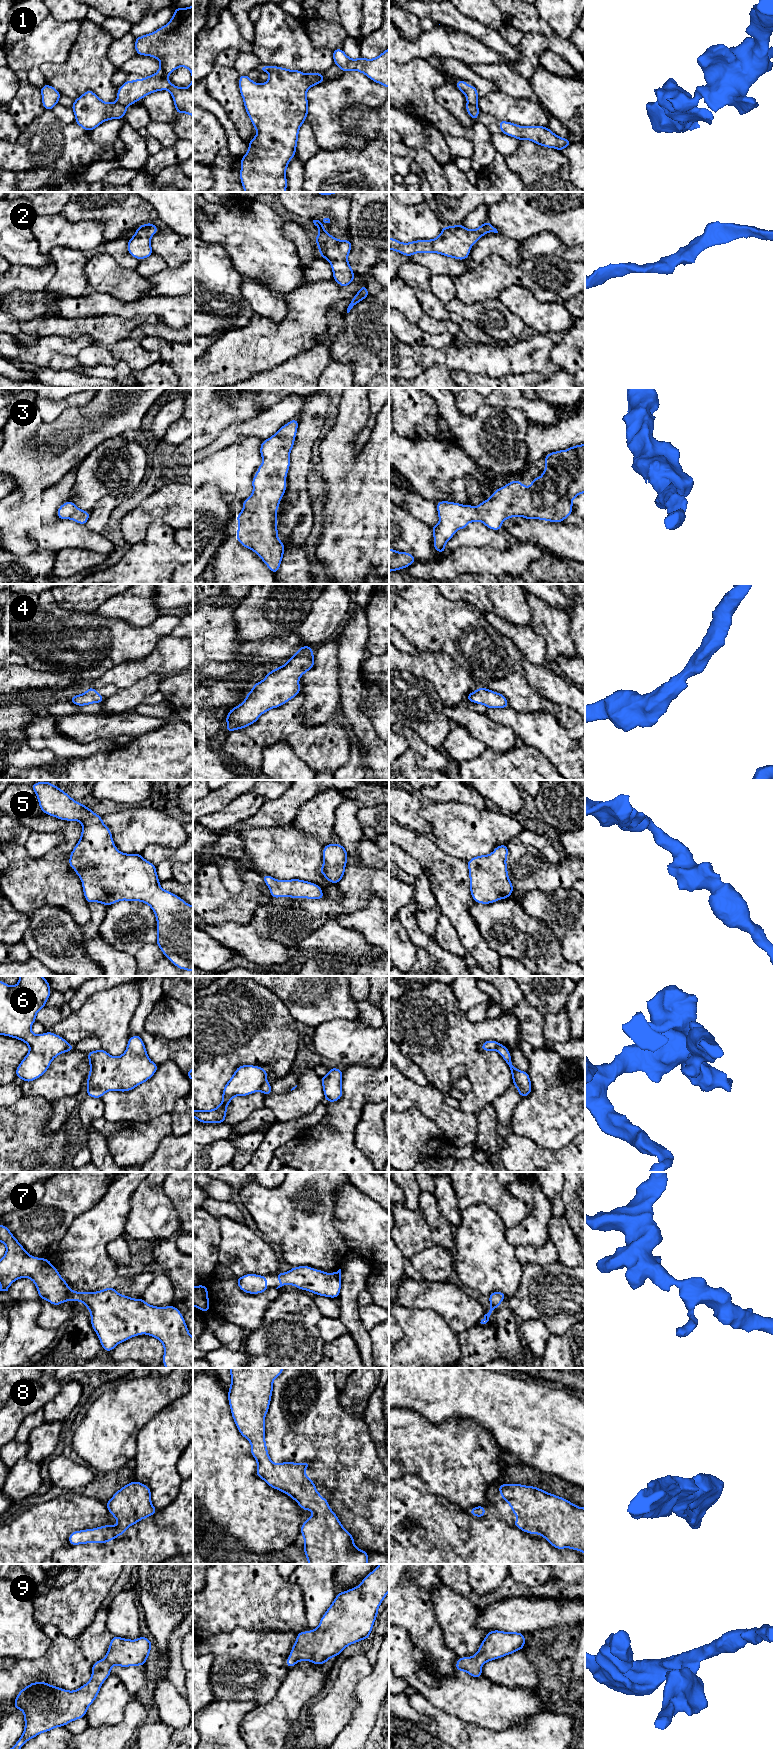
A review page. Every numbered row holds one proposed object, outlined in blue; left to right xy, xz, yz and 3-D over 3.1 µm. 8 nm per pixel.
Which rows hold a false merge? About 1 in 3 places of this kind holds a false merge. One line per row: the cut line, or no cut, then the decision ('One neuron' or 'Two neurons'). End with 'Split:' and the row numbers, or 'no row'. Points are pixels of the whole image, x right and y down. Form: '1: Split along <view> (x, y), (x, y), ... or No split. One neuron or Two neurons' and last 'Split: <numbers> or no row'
1: Split along xy (116, 101), (126, 106). Two neurons
2: No split. One neuron
3: No split. One neuron
4: No split. One neuron
5: No split. One neuron
6: Split along xz (265, 1081), (259, 1090). Two neurons
7: No split. One neuron
8: No split. One neuron
9: No split. One neuron
Split: 1, 6

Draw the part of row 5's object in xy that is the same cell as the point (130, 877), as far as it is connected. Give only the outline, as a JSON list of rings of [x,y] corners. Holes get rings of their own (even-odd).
[[[37,782],[31,787],[37,795],[39,808],[45,814],[59,820],[80,821],[82,824],[81,837],[70,854],[69,866],[82,881],[86,901],[99,902],[106,906],[121,900],[148,904],[157,920],[156,944],[176,967],[193,972],[193,906],[174,893],[161,888],[156,866],[145,860],[142,854],[120,852],[102,817],[89,807],[78,803],[51,782]]]

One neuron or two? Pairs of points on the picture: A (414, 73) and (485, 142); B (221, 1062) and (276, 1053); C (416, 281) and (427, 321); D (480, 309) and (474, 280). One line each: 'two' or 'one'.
A: one
B: one
C: two
D: two

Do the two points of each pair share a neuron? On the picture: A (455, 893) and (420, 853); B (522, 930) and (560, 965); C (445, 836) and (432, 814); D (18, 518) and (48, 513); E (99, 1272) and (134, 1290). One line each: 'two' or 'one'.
A: one
B: one
C: one
D: one
E: two

